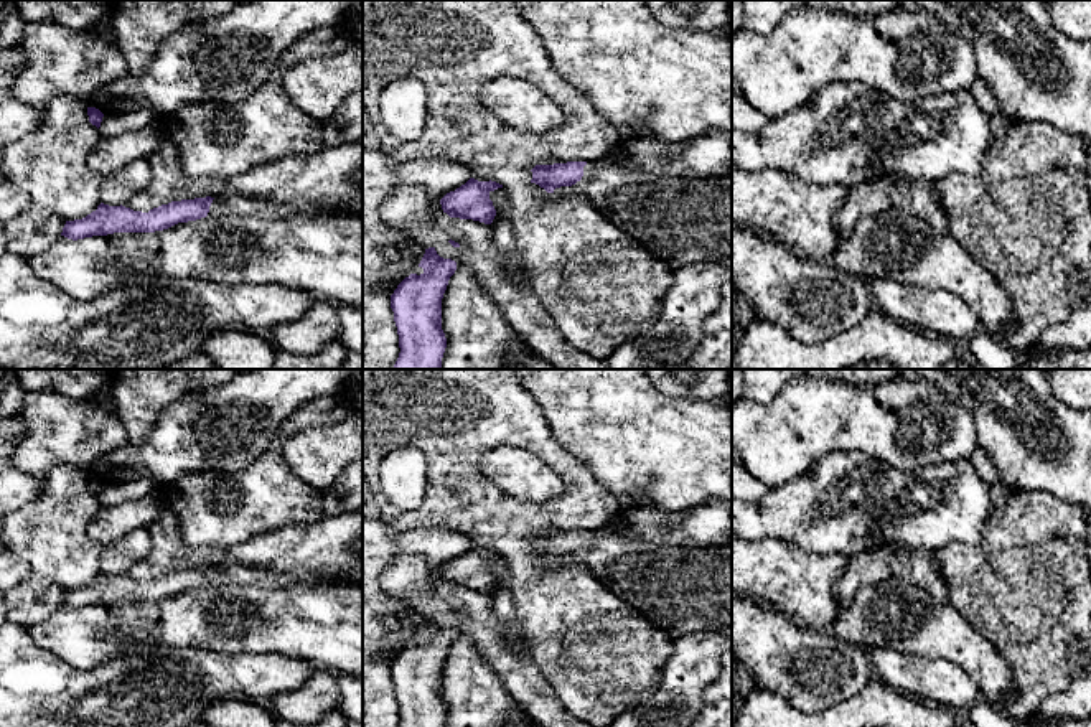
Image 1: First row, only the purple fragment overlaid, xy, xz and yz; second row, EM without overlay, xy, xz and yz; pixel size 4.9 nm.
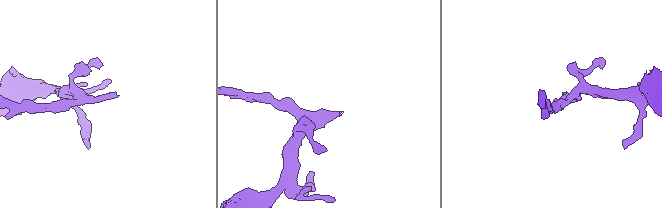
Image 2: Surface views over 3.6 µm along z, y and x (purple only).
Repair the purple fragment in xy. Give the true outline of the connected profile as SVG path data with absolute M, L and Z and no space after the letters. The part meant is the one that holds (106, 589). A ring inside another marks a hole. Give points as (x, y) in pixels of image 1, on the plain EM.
M363 509L259 534L226 549L214 567L171 570L148 582L101 572L86 587L66 590L61 605L77 610L114 602L155 602L221 584L274 590L320 579L363 587Z

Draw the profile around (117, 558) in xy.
M140 528L109 542L101 552L101 570L109 575L125 574L150 554L150 529Z

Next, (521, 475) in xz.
M501 445L481 458L483 481L521 503L547 503L564 493L564 481L534 453Z

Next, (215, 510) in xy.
M348 396L311 401L290 414L280 437L237 475L199 470L165 485L185 544L226 551L283 526L321 519L321 491L288 467L282 440L311 425L341 422L349 410Z

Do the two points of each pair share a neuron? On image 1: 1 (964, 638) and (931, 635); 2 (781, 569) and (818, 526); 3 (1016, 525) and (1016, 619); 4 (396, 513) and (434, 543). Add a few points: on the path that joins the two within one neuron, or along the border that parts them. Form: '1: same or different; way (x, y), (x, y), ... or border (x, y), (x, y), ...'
1: same; way (956, 638), (940, 635)
2: different; border (762, 538), (785, 538), (806, 551), (838, 554)
3: same; way (1014, 548), (1016, 595)
4: different; border (383, 520), (396, 530), (447, 526), (454, 531)

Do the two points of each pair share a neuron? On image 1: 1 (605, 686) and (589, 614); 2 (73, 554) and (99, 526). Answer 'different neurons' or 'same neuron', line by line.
1: same neuron
2: different neurons

